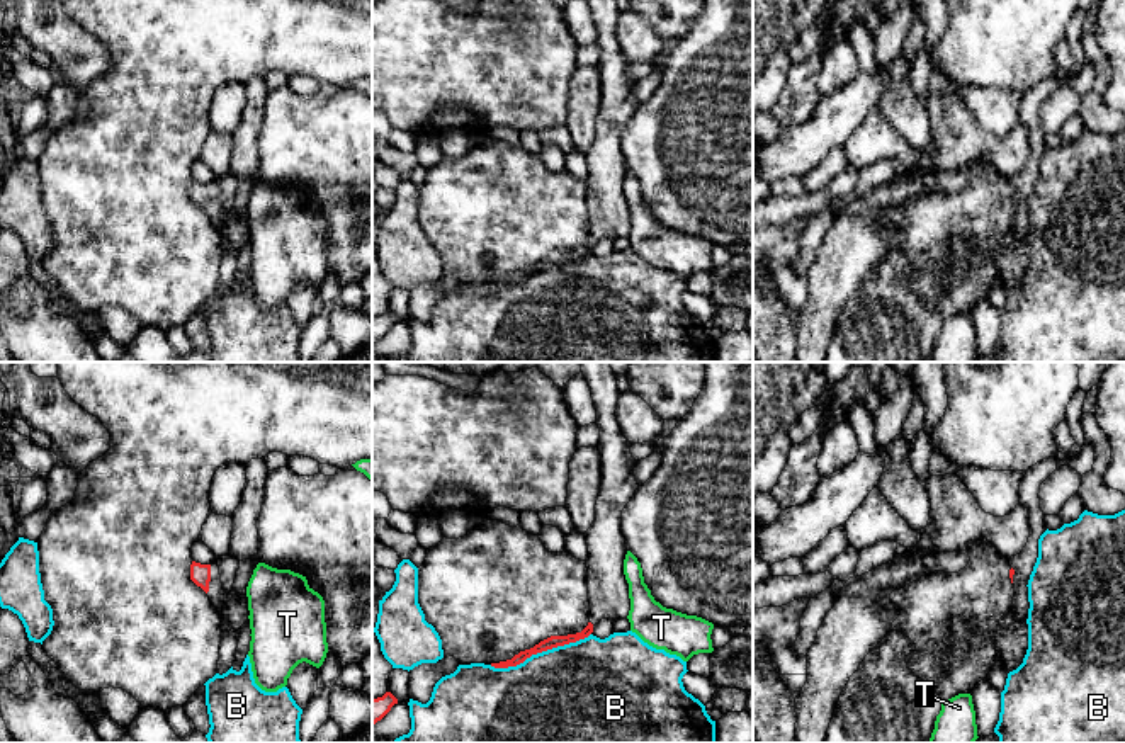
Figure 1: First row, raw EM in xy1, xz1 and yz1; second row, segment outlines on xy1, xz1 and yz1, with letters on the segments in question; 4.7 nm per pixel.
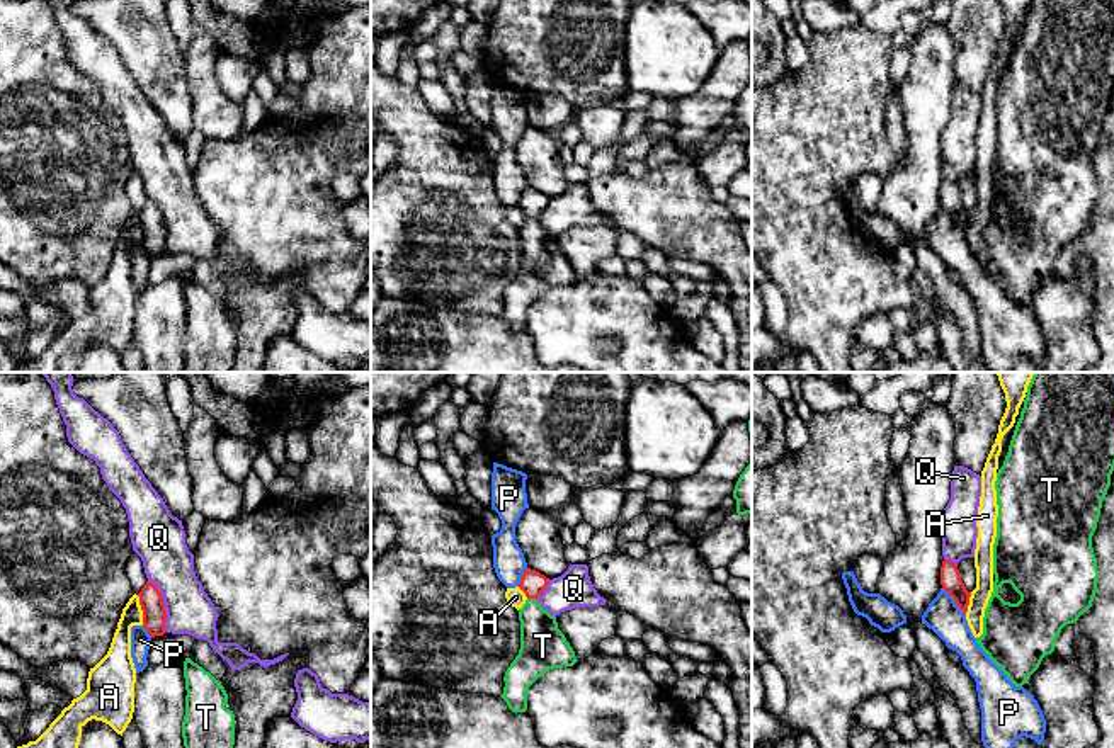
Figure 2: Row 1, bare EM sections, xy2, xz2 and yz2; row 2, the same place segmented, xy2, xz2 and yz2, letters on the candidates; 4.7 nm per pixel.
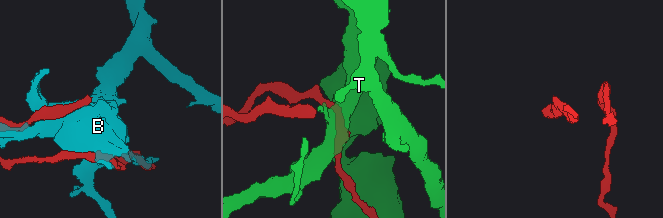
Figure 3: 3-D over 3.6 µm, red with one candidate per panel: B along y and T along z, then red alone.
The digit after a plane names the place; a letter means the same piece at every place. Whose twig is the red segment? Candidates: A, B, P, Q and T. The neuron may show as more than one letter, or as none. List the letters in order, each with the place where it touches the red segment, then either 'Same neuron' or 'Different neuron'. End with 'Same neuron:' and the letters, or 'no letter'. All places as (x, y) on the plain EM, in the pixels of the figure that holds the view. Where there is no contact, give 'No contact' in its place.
A: Touches red at xy2 (142, 228). Different neuron
B: Touches red at xz1 (539, 271). Different neuron
P: Touches red at yz2 (954, 220). Different neuron
Q: Touches red at xy2 (164, 225). Different neuron
T: Touches red at xz2 (533, 216). Different neuron
Same neuron: no letter

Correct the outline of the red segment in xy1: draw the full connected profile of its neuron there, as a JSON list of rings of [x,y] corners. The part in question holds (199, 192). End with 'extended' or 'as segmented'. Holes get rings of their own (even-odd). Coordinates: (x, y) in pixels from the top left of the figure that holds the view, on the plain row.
[[[192,180],[190,199],[207,213],[209,219],[218,228],[219,236],[229,247],[238,250],[246,241],[250,235],[248,219],[235,209],[228,213],[223,209],[218,180],[211,184]]]; extended

